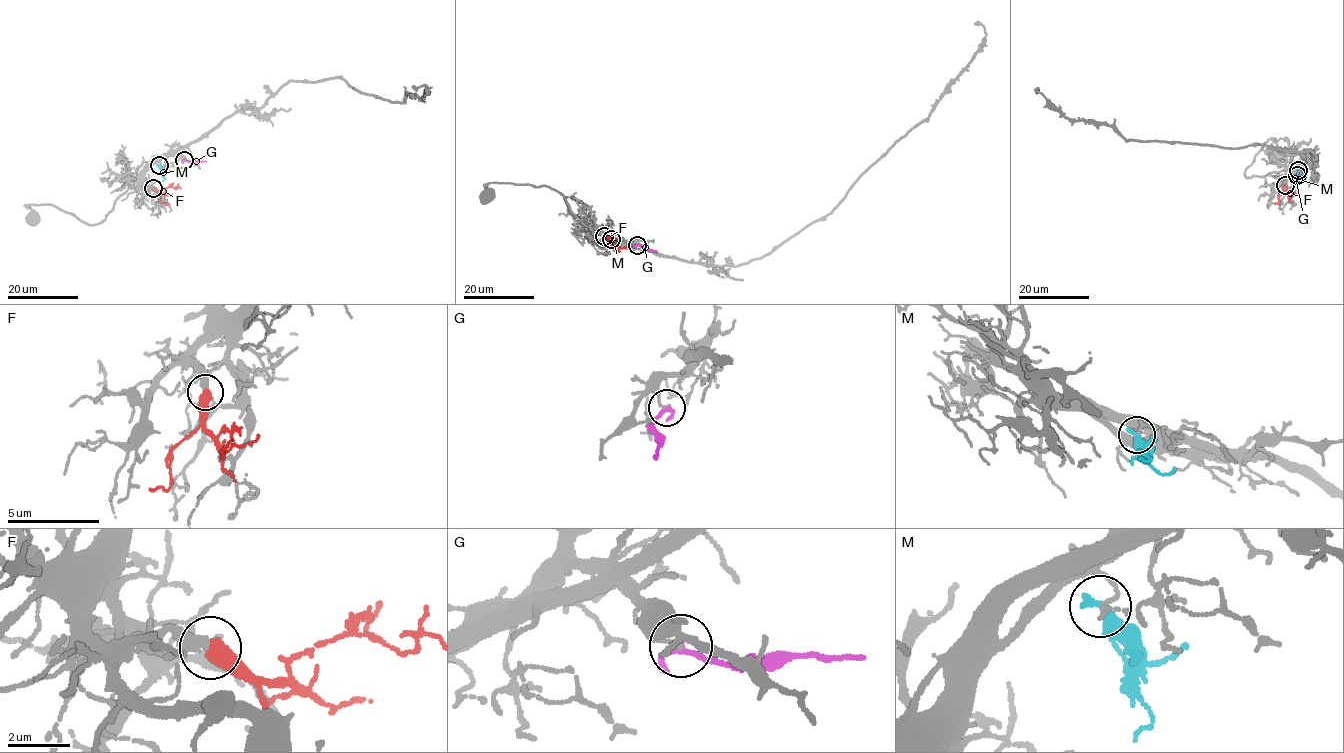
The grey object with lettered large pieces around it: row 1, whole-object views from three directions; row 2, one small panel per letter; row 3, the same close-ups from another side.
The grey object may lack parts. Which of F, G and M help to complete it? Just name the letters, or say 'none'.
F

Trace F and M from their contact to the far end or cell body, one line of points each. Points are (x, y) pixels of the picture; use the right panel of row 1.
F: (1285, 185), (1290, 194), (1288, 198)
M: (1298, 170), (1293, 185)

